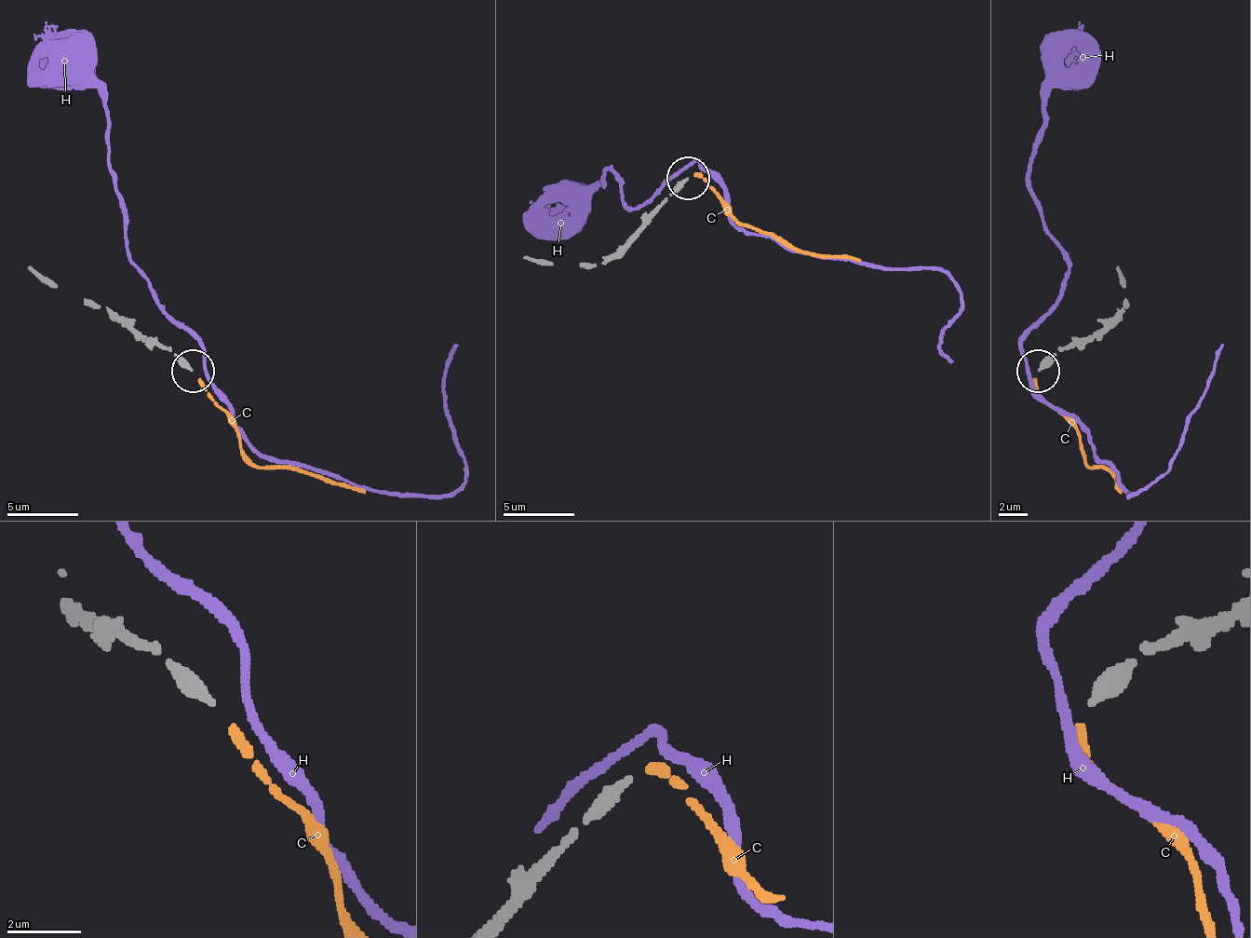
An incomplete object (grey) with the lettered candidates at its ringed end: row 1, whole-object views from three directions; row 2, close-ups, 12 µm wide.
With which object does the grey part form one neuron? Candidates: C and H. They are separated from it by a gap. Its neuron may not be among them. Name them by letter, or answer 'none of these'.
C

